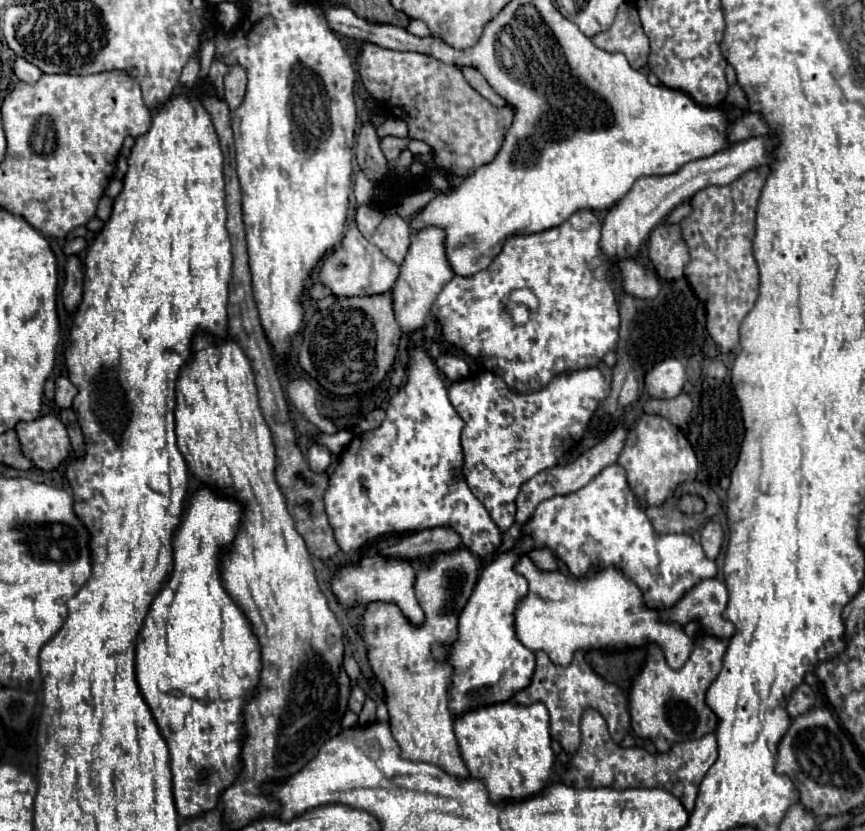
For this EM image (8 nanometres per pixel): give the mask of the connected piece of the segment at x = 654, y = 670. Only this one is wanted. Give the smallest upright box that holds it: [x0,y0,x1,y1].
[628,620,726,752]

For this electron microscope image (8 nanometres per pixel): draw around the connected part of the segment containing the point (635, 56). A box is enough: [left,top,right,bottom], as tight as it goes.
[592,2,648,70]

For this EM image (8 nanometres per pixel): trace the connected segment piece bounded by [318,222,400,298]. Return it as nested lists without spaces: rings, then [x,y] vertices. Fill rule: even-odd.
[[[350,222],[342,244],[334,248],[326,258],[322,258],[322,266],[318,270],[320,284],[328,286],[334,296],[364,296],[364,294],[384,294],[390,292],[394,282],[398,280],[398,266],[390,262],[374,244],[370,244],[354,222]]]

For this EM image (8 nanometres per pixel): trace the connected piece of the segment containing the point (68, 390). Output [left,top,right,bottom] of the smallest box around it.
[54,376,76,408]

